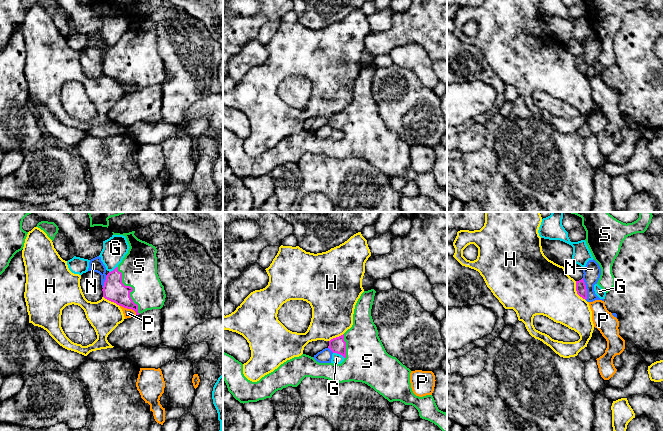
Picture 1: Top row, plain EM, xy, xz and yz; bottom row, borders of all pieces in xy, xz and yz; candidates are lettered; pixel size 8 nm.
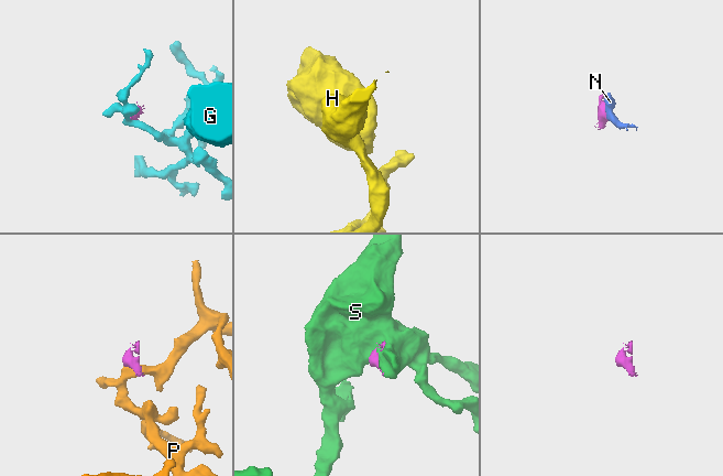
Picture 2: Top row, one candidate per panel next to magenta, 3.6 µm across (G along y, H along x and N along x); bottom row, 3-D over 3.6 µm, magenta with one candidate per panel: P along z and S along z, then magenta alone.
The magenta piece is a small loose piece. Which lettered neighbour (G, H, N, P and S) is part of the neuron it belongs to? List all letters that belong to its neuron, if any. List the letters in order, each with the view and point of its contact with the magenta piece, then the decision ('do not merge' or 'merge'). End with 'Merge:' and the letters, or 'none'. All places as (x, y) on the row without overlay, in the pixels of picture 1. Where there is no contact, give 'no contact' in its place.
G: contact xz (339, 129); do not merge
H: contact yz (576, 66); do not merge
N: contact yz (586, 65); do not merge
P: contact xy (129, 84); do not merge
S: contact xy (132, 64); merge
Merge: S

